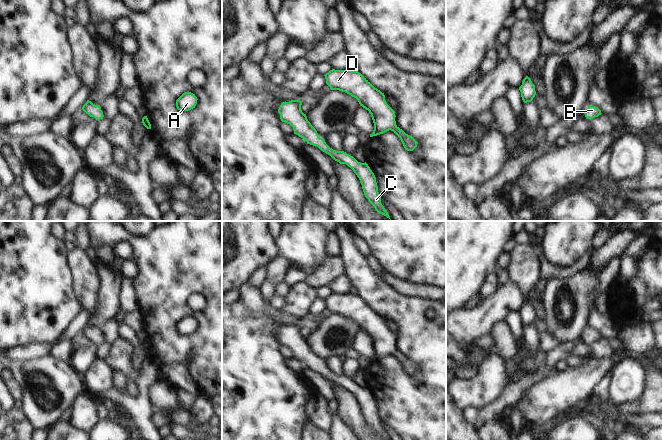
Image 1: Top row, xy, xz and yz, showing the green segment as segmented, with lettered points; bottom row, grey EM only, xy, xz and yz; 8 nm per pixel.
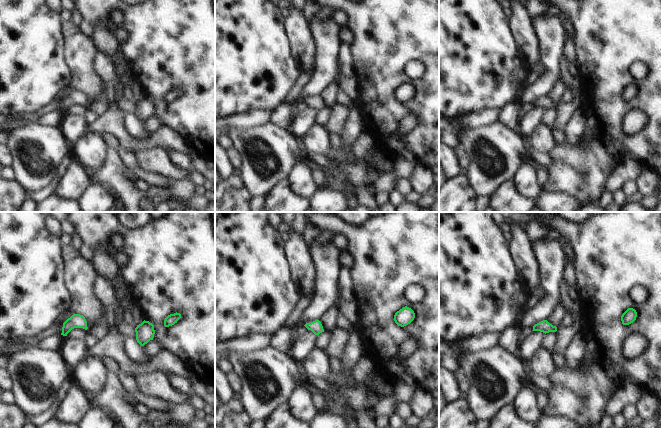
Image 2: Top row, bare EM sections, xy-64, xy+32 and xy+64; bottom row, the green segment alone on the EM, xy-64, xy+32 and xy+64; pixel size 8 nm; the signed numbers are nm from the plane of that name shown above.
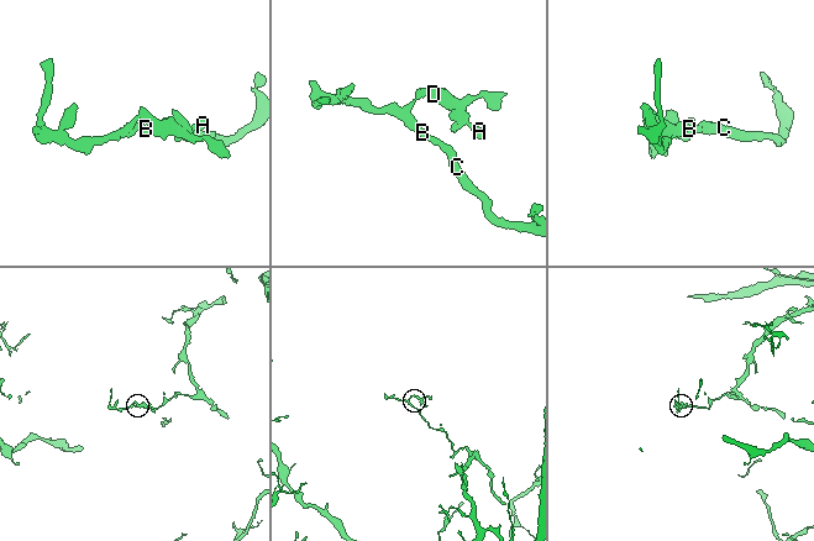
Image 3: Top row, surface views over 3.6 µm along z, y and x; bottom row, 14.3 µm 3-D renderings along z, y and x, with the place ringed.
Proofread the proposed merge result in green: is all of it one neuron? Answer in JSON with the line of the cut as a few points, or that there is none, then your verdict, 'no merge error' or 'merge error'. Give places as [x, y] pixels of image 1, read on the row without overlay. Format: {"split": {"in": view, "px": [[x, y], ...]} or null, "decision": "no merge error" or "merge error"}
{"split": null, "decision": "no merge error"}

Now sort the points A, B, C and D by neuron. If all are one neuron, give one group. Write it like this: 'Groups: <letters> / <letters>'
Groups: A B C D

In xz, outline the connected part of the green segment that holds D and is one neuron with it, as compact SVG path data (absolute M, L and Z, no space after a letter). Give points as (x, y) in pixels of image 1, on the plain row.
M332 293L325 299L331 314L339 314L356 322L371 338L374 354L370 361L393 355L401 364L405 374L413 375L418 366L396 349L395 335L387 328L385 319L375 312L361 297L353 294Z

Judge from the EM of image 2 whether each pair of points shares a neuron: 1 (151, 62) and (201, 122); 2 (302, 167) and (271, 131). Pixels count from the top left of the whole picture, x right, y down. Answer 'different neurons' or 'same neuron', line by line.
1: same neuron
2: different neurons

